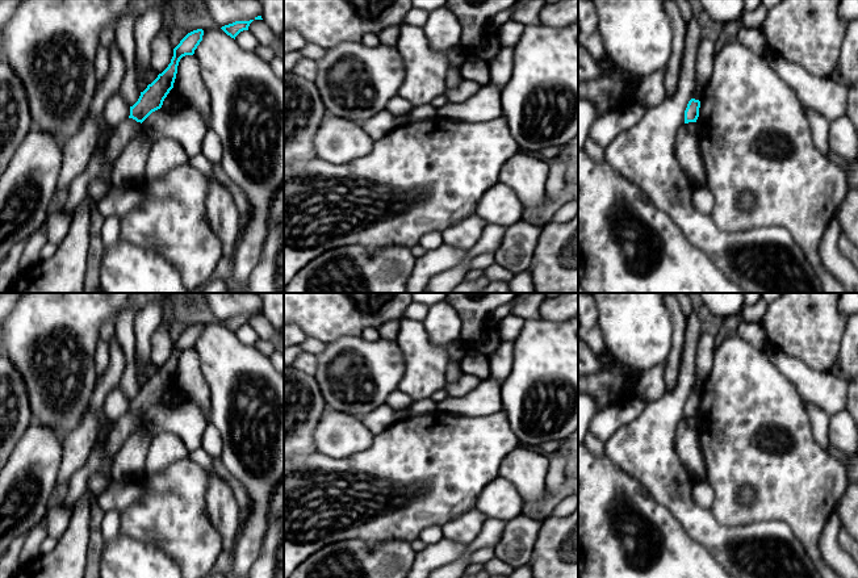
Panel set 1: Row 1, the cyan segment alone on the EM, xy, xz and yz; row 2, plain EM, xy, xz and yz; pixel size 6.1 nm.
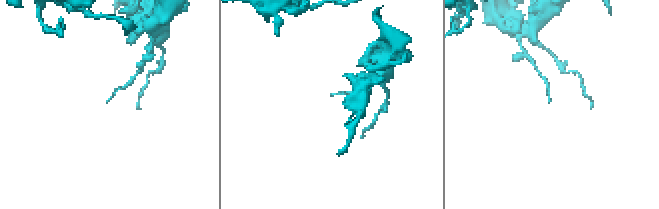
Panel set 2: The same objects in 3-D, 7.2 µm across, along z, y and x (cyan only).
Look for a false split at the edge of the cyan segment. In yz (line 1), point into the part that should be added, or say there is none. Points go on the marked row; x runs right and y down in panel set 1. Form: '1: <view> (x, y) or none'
1: none

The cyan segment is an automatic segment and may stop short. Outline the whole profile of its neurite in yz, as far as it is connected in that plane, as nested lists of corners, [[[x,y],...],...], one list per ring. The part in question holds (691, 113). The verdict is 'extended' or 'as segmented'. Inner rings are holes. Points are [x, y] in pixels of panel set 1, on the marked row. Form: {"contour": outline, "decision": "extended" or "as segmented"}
{"contour": [[[691,99],[685,110],[685,123],[696,122],[699,117],[700,101]]], "decision": "as segmented"}

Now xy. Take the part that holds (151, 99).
{"contour": [[[197,29],[188,33],[180,43],[173,49],[173,56],[168,67],[158,75],[158,78],[141,92],[138,101],[130,106],[129,118],[143,122],[152,112],[162,108],[164,99],[173,88],[177,74],[177,66],[183,56],[193,55],[194,50],[202,41],[204,30]]], "decision": "as segmented"}

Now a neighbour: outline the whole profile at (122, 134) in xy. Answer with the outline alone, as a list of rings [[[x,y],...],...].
[[[127,118],[121,125],[116,126],[106,146],[105,164],[112,167],[121,151],[142,131],[142,123],[133,118]]]

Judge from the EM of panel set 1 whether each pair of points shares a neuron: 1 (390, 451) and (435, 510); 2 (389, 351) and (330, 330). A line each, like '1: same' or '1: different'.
1: same
2: different

